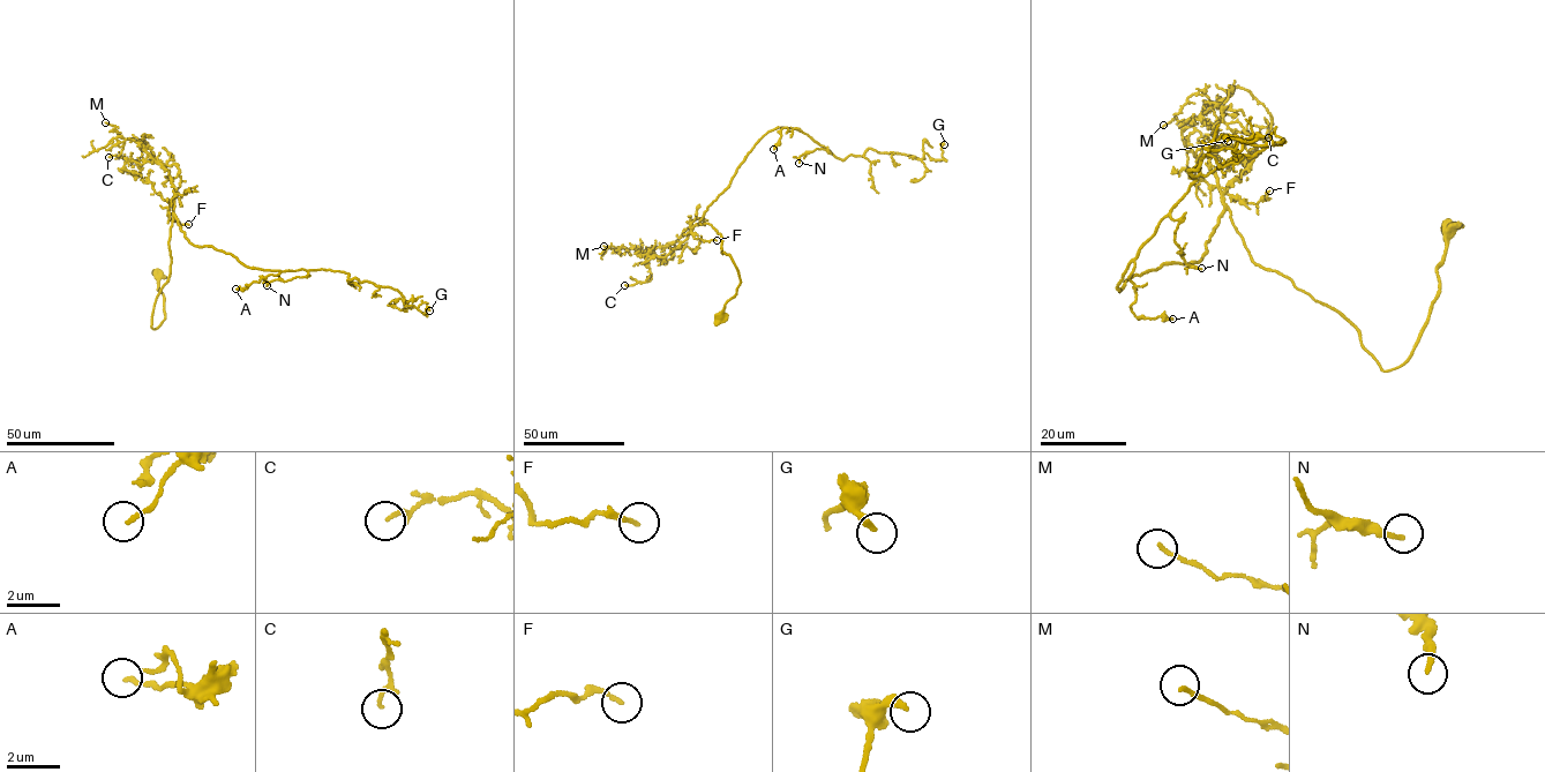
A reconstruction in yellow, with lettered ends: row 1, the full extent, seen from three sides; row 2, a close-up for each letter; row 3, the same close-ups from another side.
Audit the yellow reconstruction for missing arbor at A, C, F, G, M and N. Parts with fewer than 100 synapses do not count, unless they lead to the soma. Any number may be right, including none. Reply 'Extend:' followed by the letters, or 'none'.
Extend: none

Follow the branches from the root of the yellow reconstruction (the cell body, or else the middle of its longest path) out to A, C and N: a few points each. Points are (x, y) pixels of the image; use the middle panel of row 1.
A: (720, 315), (739, 272), (721, 234), (698, 224), (763, 136), (802, 130), (784, 127), (773, 149)
C: (720, 315), (741, 280), (732, 256), (721, 253), (721, 234), (706, 223), (643, 252), (652, 278), (624, 285)
N: (720, 315), (739, 272), (721, 234), (698, 224), (769, 132), (796, 129), (827, 147), (799, 163)

